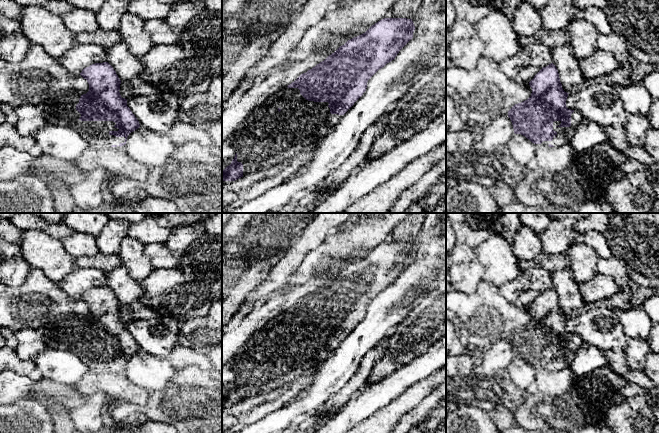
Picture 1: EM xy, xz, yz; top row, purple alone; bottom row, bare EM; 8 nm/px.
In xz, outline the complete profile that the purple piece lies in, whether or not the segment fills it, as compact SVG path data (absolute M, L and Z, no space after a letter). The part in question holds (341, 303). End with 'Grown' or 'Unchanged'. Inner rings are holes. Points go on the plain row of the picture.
M384 242L372 249L365 257L348 264L324 285L301 298L294 306L253 334L234 357L236 378L231 388L222 395L222 409L282 388L323 362L363 319L368 304L379 293L394 284L399 275L413 262L414 254L412 243Z. Grown

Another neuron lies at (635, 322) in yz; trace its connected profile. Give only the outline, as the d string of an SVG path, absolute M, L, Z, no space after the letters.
M641 307L619 311L618 318L628 338L649 338L654 323Z

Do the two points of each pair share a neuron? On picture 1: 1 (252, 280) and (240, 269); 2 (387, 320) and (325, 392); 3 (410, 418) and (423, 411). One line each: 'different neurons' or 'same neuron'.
1: same neuron
2: same neuron
3: same neuron

